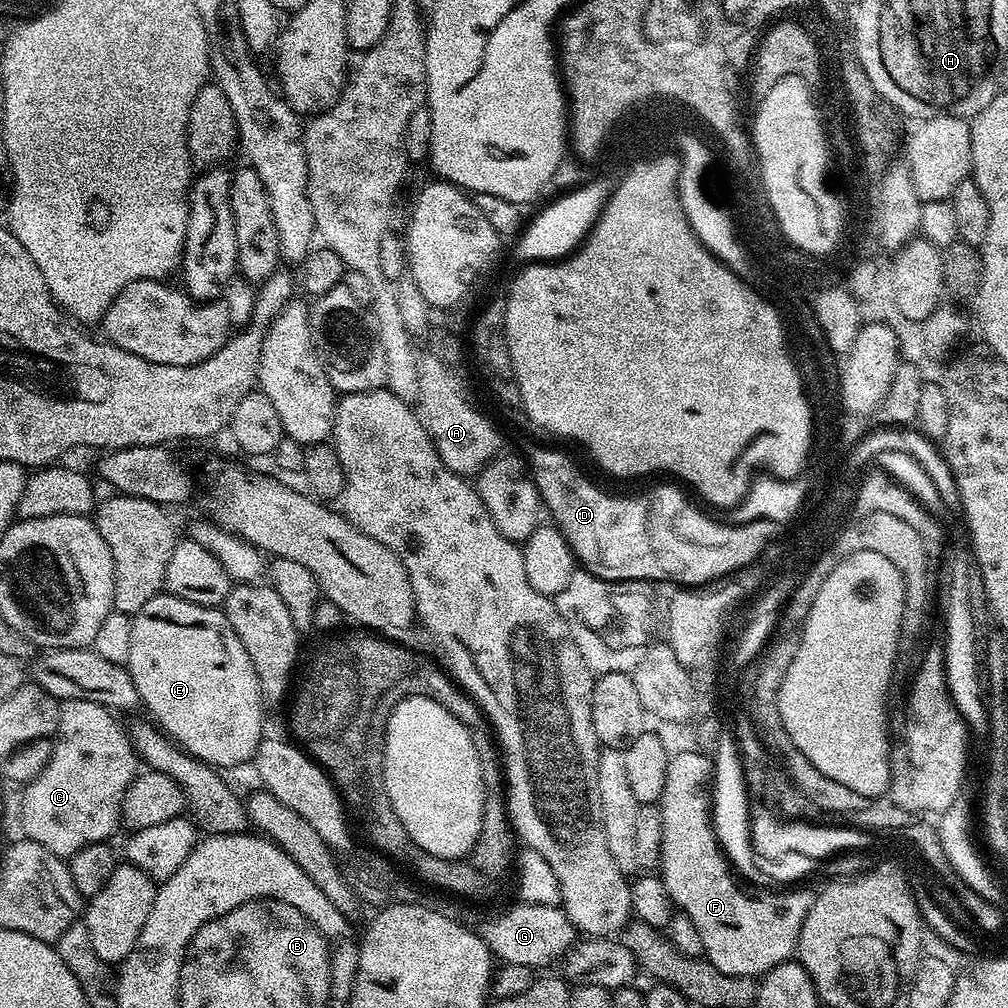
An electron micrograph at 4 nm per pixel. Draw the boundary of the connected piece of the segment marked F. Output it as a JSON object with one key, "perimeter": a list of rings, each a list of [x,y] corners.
{"perimeter":[[[700,750],[693,751],[673,751],[668,758],[666,787],[662,790],[659,802],[662,814],[662,850],[658,875],[666,886],[673,905],[687,914],[694,926],[698,926],[706,959],[718,970],[722,970],[723,974],[759,978],[774,966],[797,955],[802,922],[806,922],[806,914],[810,914],[810,906],[814,906],[816,892],[800,886],[796,888],[797,892],[778,890],[782,892],[752,893],[736,885],[737,877],[730,867],[728,857],[720,848],[712,825],[713,757]]]}

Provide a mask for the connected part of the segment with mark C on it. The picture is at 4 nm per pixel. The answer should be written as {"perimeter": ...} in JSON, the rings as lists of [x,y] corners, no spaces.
{"perimeter":[[[89,700],[63,701],[52,756],[44,769],[23,785],[24,793],[18,796],[25,837],[46,846],[55,856],[67,858],[87,844],[111,841],[112,831],[121,827],[124,795],[138,775],[138,757],[132,748],[131,735],[115,718],[109,709]]]}

